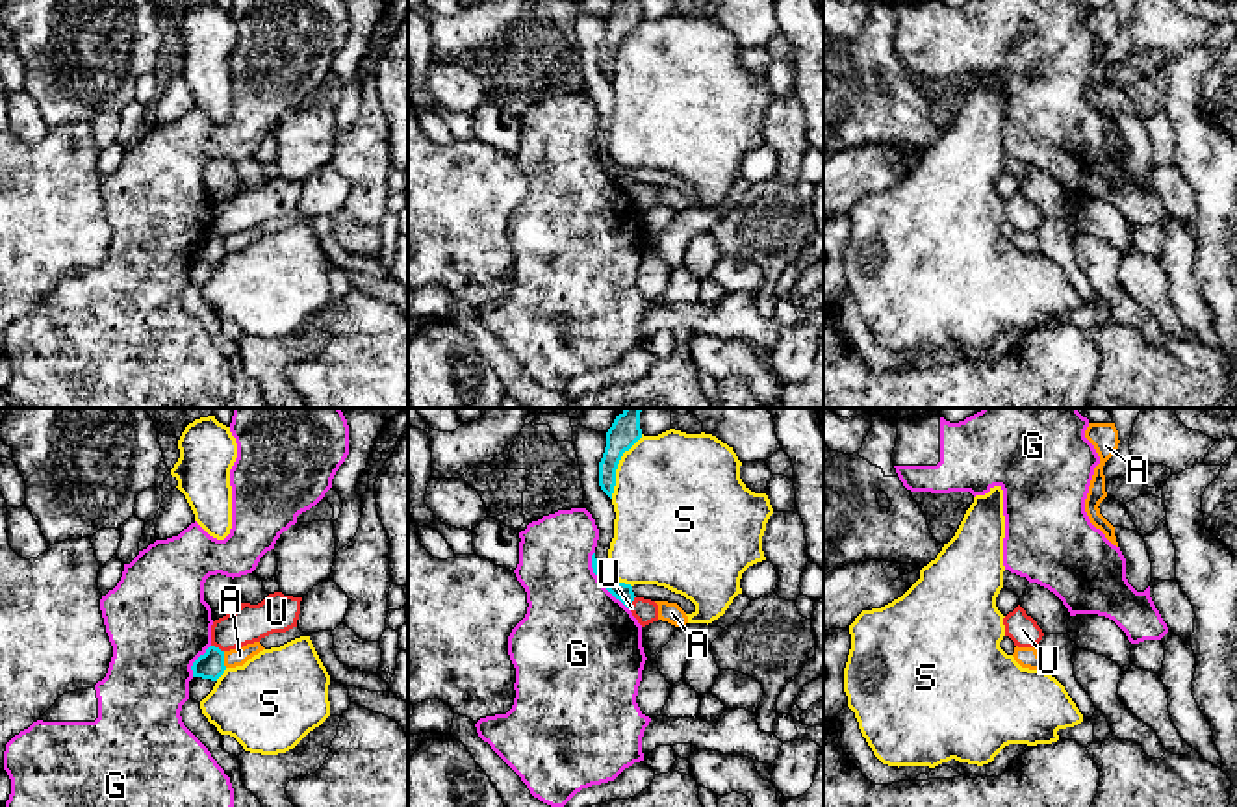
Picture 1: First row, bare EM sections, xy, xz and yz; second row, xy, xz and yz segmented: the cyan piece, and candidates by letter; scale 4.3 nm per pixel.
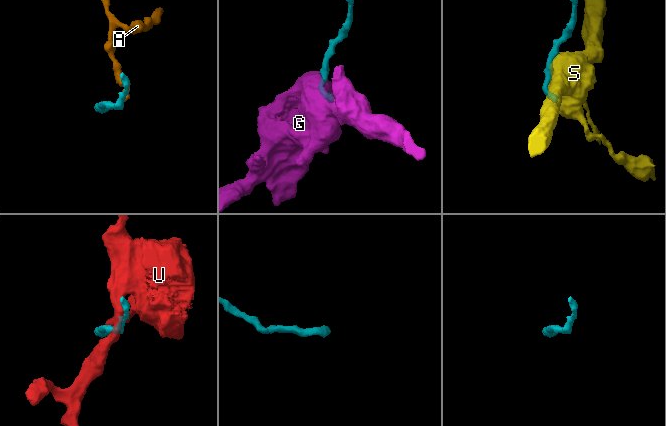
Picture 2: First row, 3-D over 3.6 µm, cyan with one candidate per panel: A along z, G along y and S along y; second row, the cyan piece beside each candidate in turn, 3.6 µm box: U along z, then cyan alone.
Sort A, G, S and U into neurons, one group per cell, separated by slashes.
A / G / S / U

